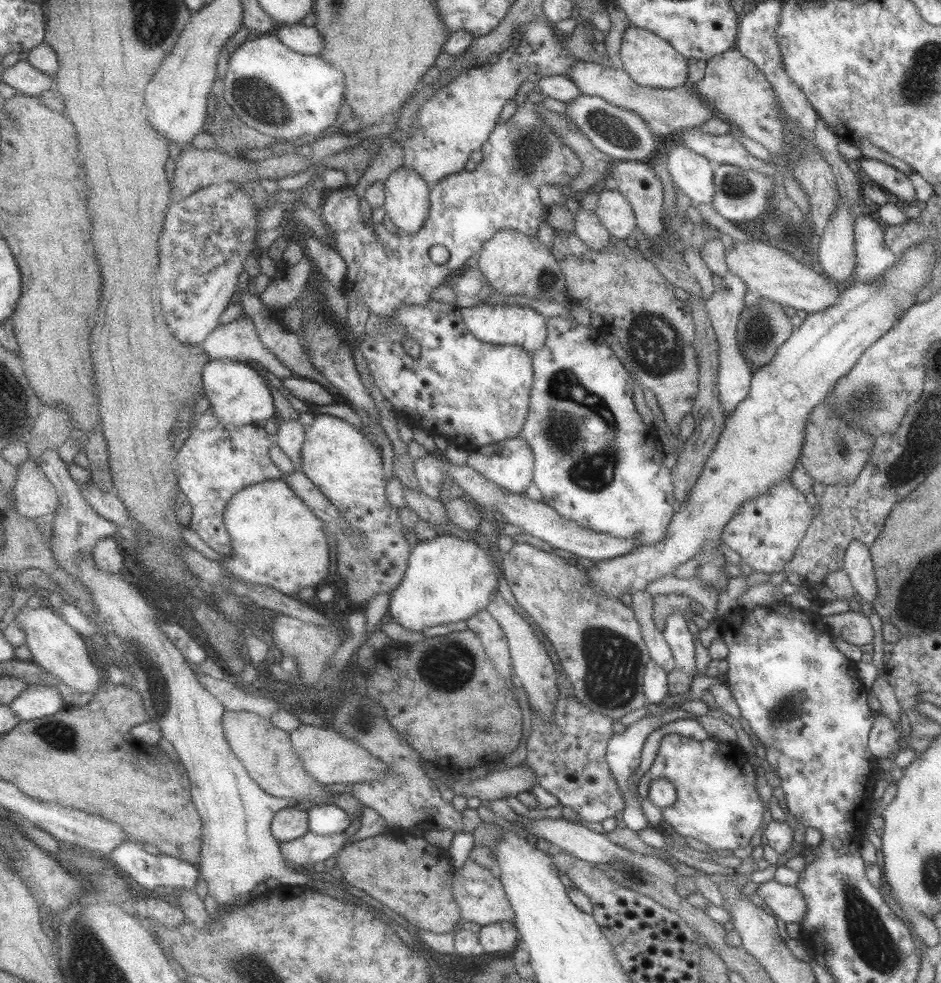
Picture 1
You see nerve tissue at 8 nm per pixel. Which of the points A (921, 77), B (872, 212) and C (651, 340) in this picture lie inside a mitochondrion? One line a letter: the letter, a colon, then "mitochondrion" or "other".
A: mitochondrion
B: other
C: mitochondrion

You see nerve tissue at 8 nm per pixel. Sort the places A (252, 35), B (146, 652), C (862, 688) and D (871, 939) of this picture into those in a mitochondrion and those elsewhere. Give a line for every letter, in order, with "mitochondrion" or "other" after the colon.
A: other
B: mitochondrion
C: other
D: mitochondrion

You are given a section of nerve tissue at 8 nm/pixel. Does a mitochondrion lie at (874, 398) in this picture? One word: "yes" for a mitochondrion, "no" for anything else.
yes

